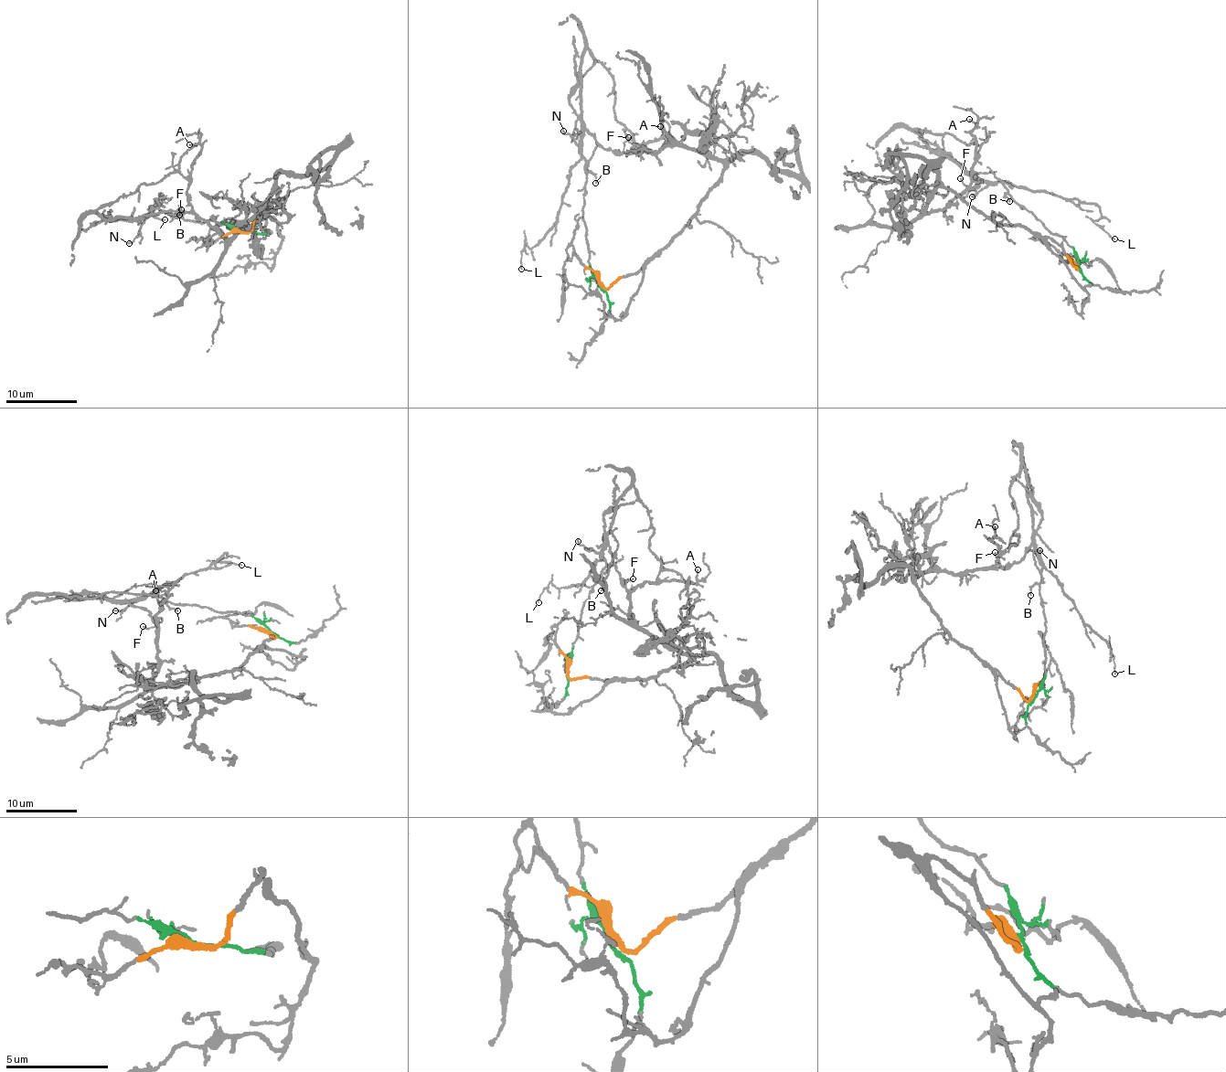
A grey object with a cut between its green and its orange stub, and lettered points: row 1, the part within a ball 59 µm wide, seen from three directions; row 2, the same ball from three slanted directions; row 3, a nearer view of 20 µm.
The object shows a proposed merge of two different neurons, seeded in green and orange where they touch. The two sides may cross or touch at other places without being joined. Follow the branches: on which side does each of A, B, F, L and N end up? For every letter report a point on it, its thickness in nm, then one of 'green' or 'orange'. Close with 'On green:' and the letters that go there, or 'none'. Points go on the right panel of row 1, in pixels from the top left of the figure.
A: at (969, 119); 100 nm thick; orange
B: at (1009, 201); 160 nm thick; green
F: at (960, 178); 100 nm thick; orange
L: at (1114, 238); 100 nm thick; green
N: at (972, 196); 120 nm thick; green
On green: B, L, N

